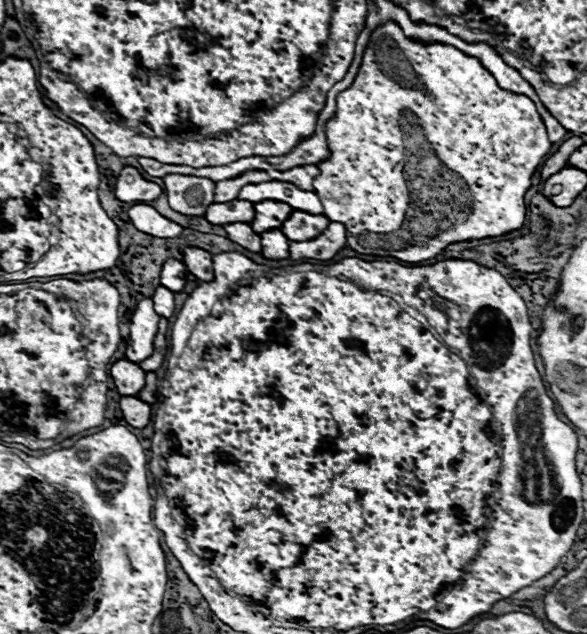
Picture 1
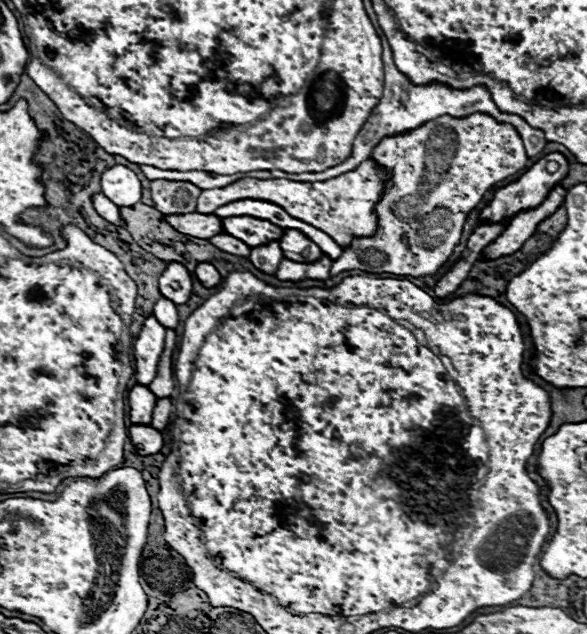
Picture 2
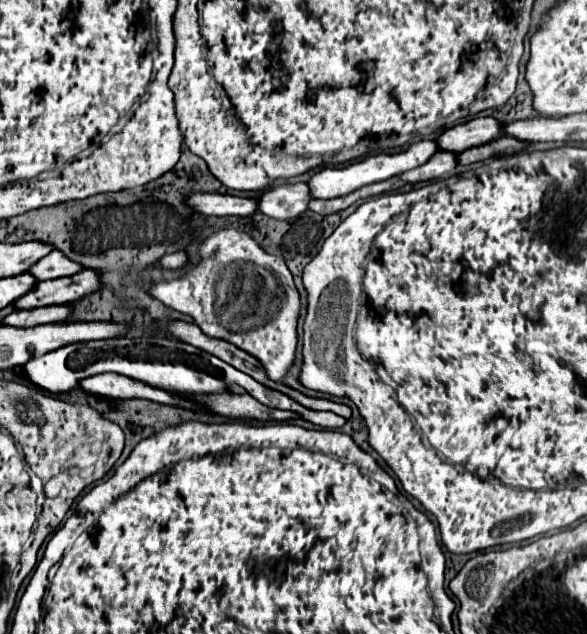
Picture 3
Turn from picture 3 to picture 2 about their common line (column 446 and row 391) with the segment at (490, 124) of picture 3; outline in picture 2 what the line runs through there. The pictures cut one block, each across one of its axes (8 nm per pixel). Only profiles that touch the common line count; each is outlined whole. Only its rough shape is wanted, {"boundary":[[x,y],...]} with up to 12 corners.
{"boundary":[[148,386],[128,394],[130,422],[150,424],[156,396]]}

